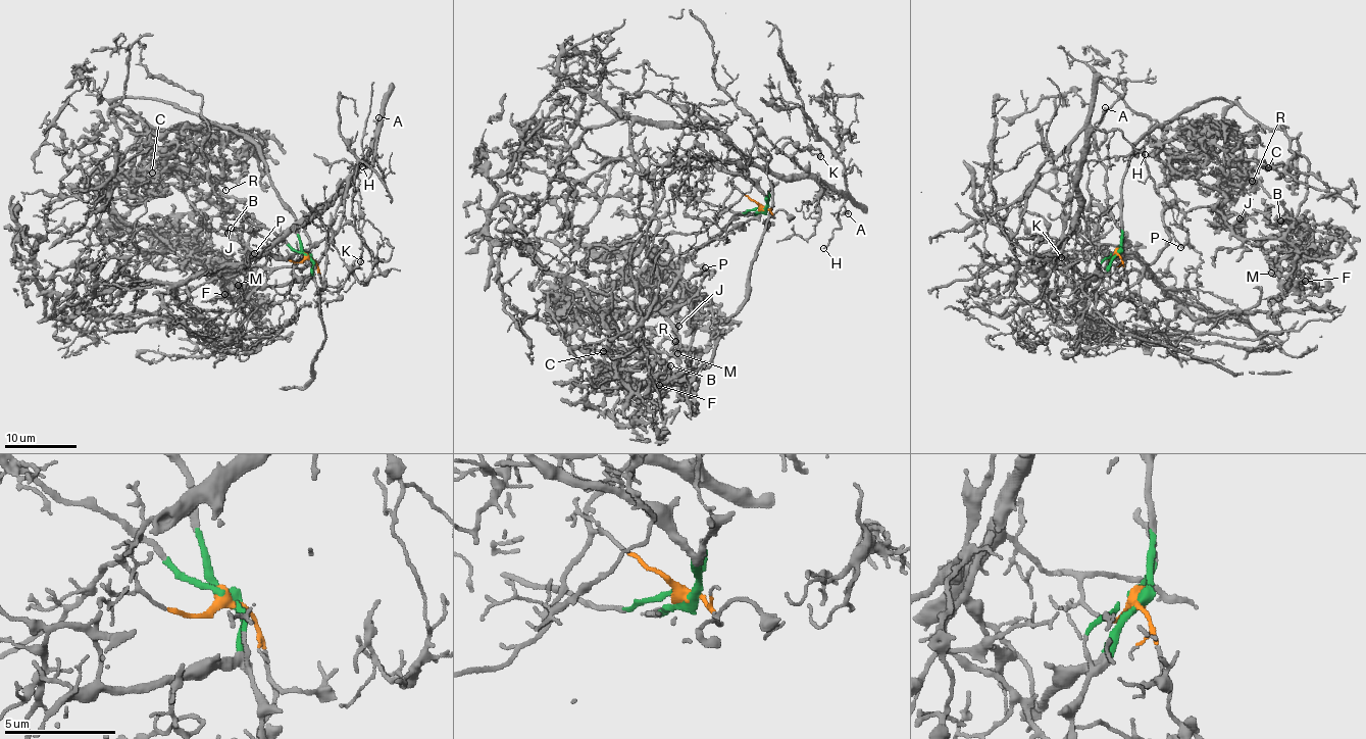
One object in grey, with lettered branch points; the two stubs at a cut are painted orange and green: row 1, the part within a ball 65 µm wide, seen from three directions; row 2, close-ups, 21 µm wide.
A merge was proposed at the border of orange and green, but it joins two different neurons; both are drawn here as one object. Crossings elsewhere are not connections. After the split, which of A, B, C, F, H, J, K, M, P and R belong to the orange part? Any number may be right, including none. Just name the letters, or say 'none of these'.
A, H, K

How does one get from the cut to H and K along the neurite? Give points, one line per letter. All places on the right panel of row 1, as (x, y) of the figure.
H: (1118, 251), (1107, 259), (1097, 244), (1090, 245), (1072, 231), (1083, 148), (1095, 129), (1119, 129), (1146, 155)
K: (1118, 251), (1107, 259), (1097, 244), (1072, 231), (1079, 205), (1075, 189), (1055, 263), (1060, 257)

